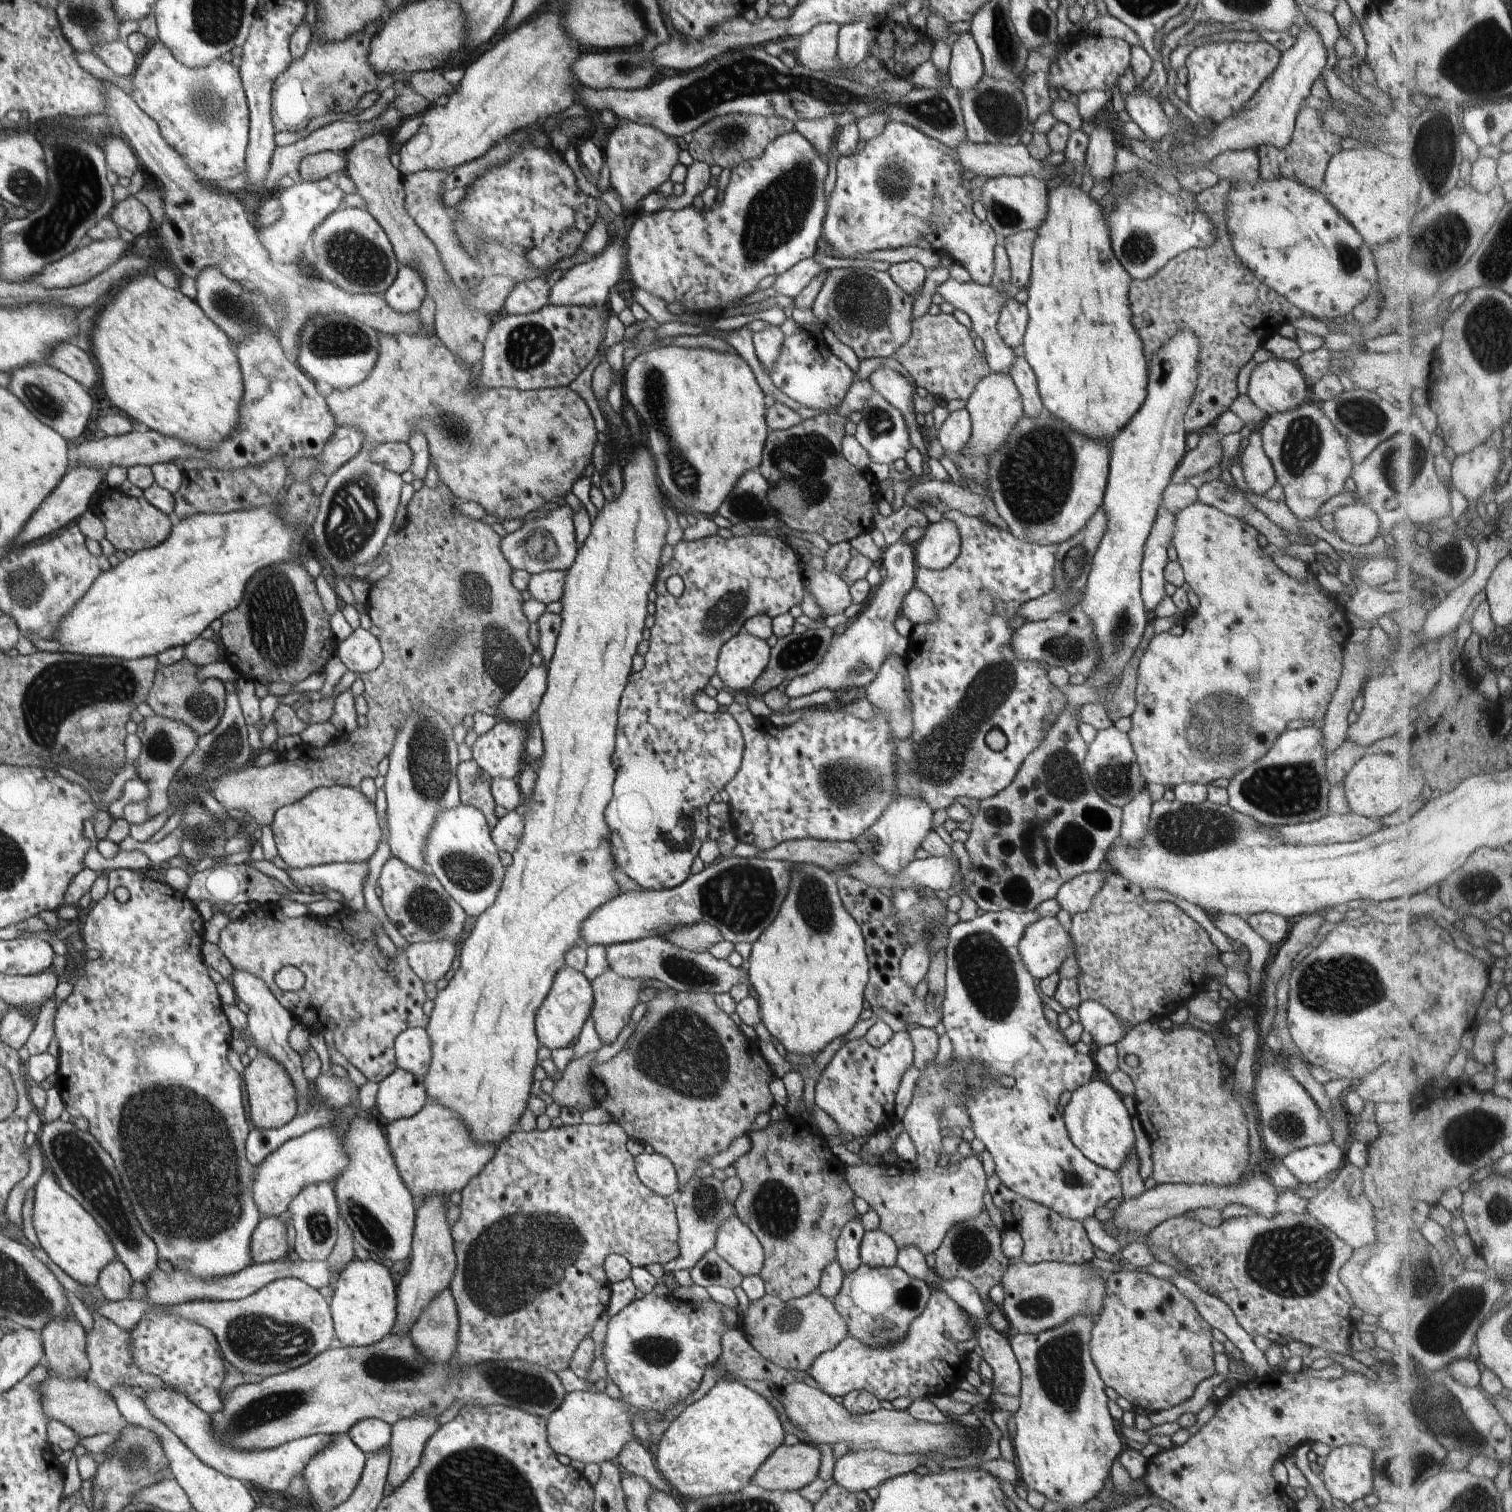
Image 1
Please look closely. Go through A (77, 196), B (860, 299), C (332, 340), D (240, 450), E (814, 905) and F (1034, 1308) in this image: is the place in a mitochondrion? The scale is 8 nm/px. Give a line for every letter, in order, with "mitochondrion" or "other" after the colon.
A: mitochondrion
B: mitochondrion
C: mitochondrion
D: other
E: mitochondrion
F: mitochondrion

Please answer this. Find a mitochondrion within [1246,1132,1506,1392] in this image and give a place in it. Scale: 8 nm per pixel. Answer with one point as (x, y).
(1462, 1306)

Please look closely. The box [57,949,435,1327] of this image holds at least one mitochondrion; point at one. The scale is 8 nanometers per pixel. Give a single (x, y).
(185, 1196)

